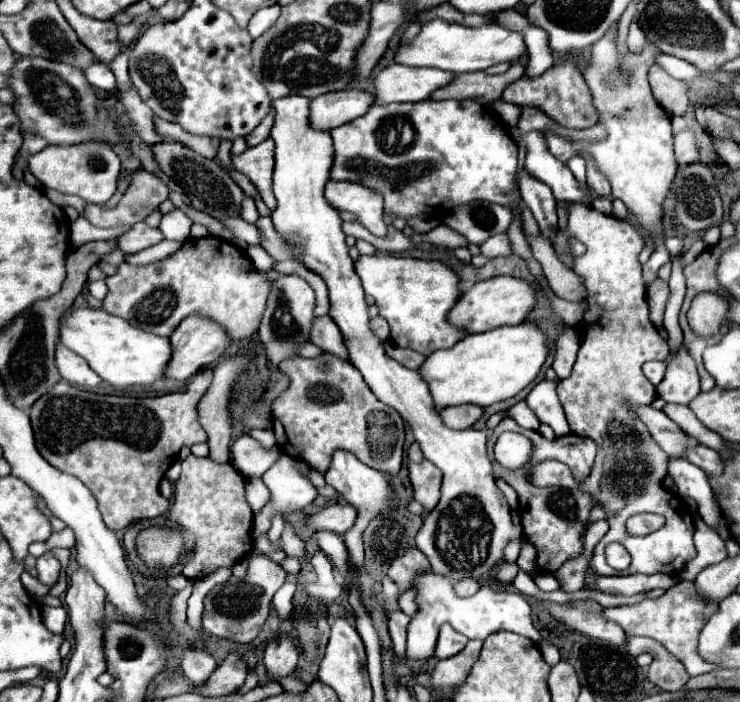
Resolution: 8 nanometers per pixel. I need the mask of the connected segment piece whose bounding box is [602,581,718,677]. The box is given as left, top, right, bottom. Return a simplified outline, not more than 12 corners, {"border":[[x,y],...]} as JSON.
{"border":[[694,581],[658,599],[602,615],[628,635],[646,635],[680,659],[690,677],[714,671],[698,635],[718,611]]}

